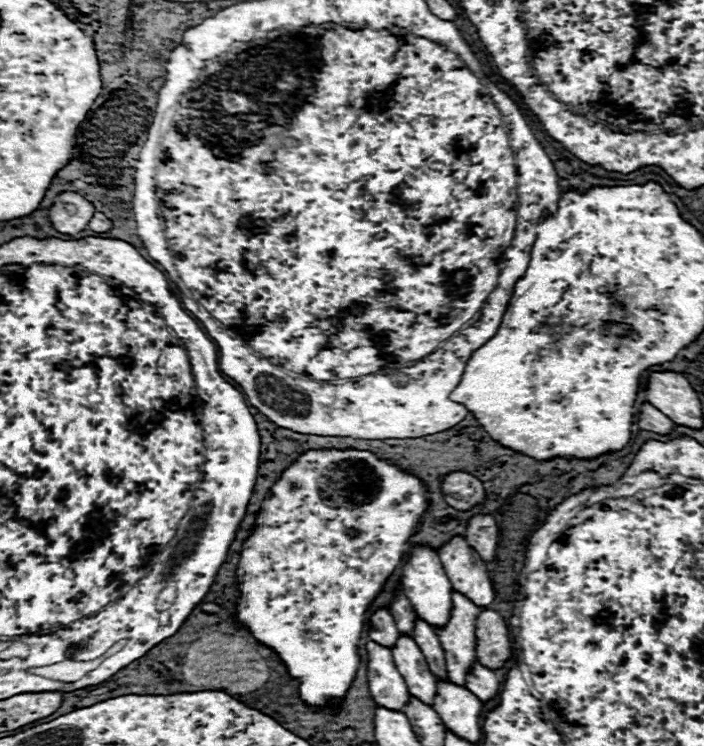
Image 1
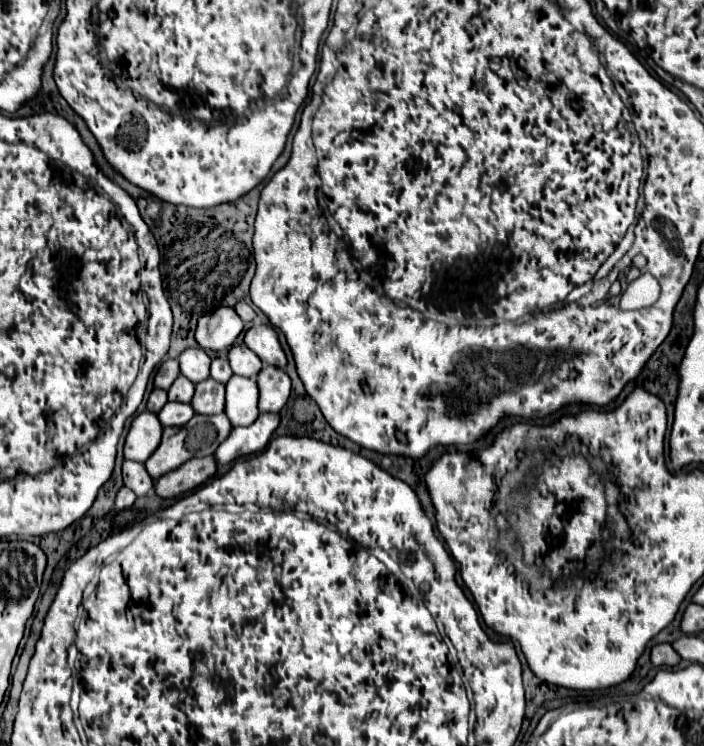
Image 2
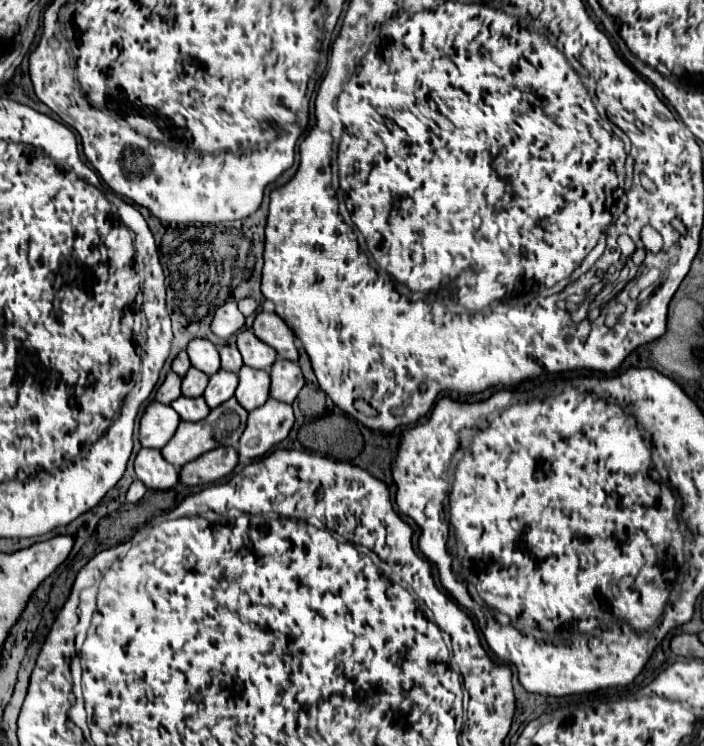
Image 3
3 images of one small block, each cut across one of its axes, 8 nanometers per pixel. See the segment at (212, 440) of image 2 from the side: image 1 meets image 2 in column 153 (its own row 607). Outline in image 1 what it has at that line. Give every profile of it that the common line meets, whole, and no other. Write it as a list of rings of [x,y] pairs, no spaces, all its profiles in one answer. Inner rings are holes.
[[[452,592],[452,618],[444,630],[438,632],[450,682],[466,686],[466,676],[476,662],[476,618],[480,608],[464,598],[460,592]]]

